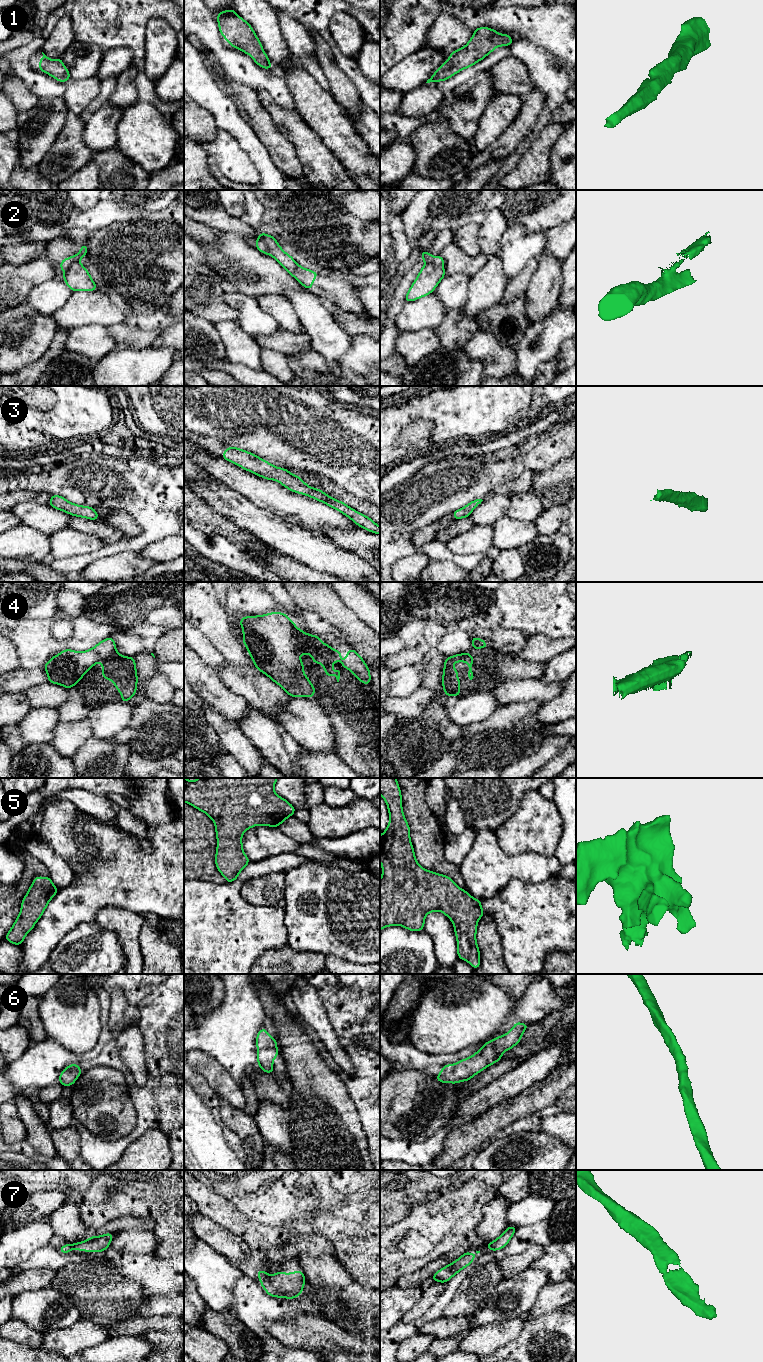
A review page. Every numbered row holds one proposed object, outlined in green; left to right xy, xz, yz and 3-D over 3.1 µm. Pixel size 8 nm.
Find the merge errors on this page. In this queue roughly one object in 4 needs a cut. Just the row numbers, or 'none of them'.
2, 4

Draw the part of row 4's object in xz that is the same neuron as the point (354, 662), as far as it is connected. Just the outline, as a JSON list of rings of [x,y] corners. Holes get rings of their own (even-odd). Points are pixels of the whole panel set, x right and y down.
[[[331,648],[334,656],[343,667],[350,670],[352,674],[363,684],[368,685],[371,682],[370,670],[363,658],[353,649],[349,649],[346,654],[346,660],[341,661],[341,651]]]

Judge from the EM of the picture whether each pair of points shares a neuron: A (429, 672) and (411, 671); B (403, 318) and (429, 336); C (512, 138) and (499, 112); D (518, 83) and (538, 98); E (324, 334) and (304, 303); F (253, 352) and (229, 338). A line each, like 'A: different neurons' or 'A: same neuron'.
A: different neurons
B: different neurons
C: different neurons
D: different neurons
E: same neuron
F: same neuron

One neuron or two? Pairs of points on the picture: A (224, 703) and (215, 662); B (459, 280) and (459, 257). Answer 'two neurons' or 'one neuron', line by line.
A: two neurons
B: two neurons

